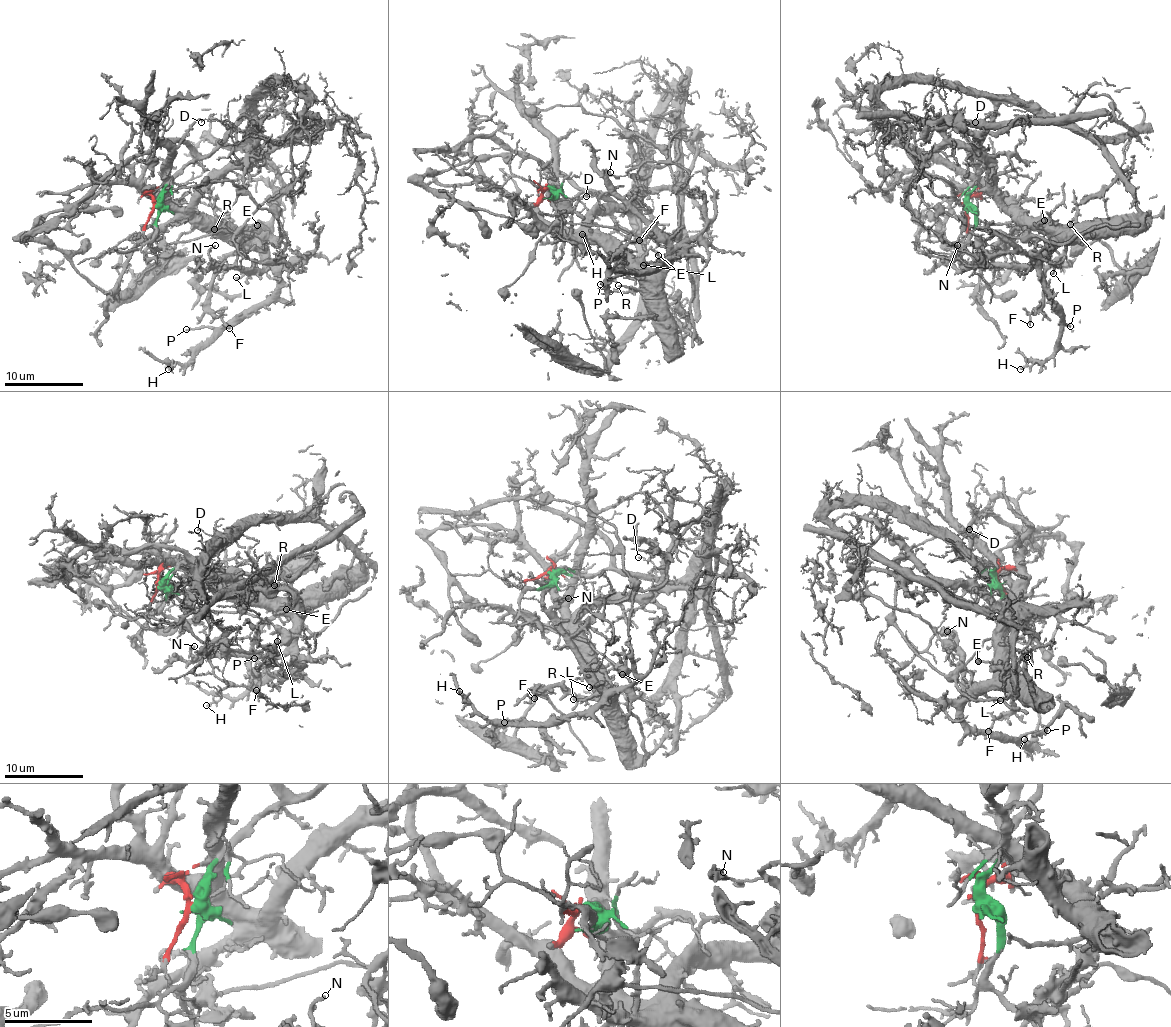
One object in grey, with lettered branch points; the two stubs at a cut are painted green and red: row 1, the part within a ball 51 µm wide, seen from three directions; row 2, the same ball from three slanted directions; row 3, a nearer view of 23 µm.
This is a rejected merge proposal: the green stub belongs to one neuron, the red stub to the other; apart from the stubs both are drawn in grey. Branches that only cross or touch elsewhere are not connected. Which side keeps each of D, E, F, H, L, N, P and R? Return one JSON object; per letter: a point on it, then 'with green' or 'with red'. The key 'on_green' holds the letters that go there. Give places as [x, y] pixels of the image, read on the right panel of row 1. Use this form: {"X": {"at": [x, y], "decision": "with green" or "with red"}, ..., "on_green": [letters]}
{"D": {"at": [975, 122], "decision": "with green"}, "E": {"at": [1044, 220], "decision": "with red"}, "F": {"at": [1030, 324], "decision": "with red"}, "H": {"at": [1020, 369], "decision": "with red"}, "L": {"at": [1053, 273], "decision": "with red"}, "N": {"at": [957, 245], "decision": "with red"}, "P": {"at": [1070, 326], "decision": "with red"}, "R": {"at": [1070, 224], "decision": "with red"}, "on_green": ["D"]}

